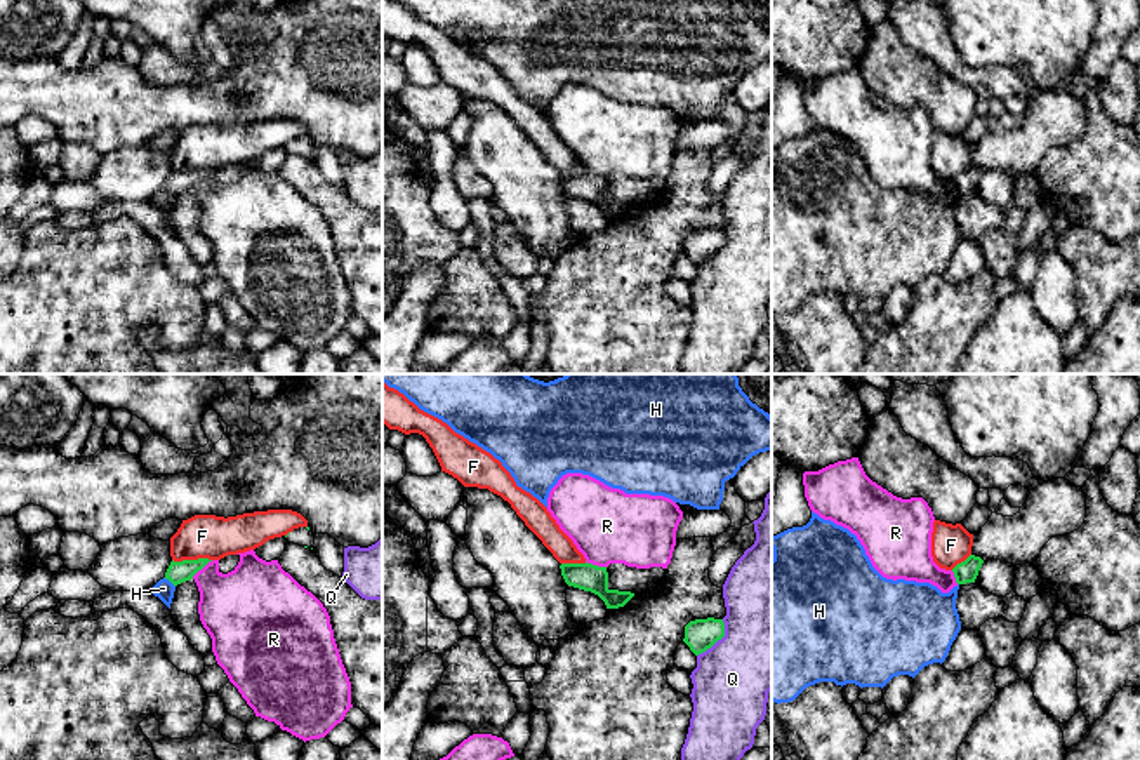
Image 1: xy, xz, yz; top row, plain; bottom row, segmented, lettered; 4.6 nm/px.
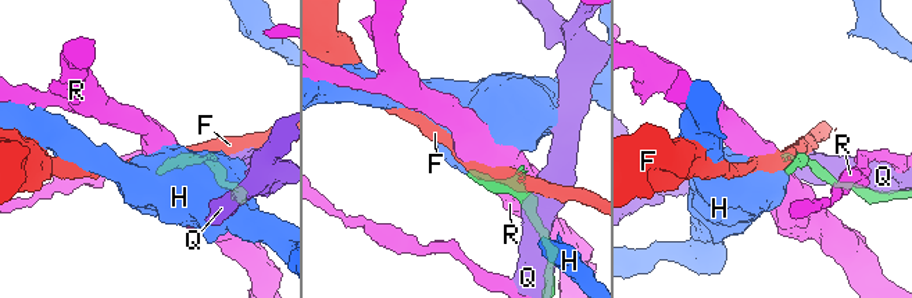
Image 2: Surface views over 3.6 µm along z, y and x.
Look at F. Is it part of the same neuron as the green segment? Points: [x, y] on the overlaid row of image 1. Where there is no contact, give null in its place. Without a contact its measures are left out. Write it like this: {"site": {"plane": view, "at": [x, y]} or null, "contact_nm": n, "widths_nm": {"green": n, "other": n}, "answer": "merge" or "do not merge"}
{"site": {"plane": "xy", "at": [192, 560]}, "contact_nm": 180, "widths_nm": {"green": 100, "other": 200}, "answer": "do not merge"}

